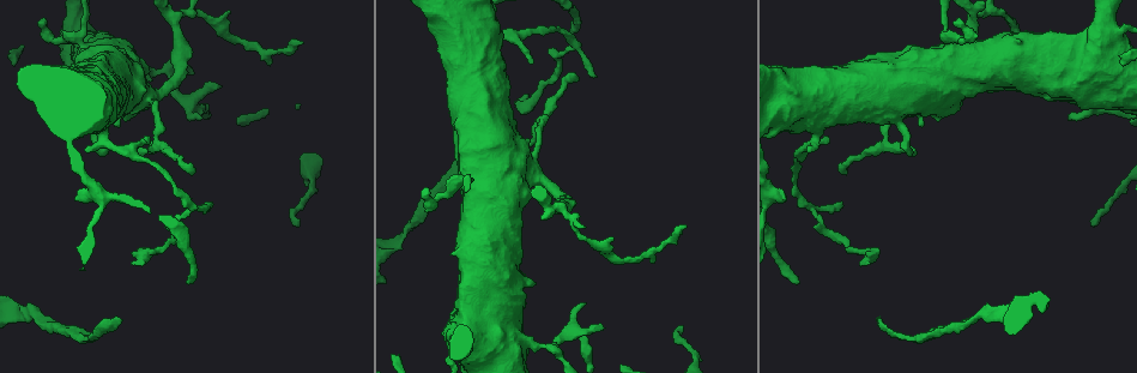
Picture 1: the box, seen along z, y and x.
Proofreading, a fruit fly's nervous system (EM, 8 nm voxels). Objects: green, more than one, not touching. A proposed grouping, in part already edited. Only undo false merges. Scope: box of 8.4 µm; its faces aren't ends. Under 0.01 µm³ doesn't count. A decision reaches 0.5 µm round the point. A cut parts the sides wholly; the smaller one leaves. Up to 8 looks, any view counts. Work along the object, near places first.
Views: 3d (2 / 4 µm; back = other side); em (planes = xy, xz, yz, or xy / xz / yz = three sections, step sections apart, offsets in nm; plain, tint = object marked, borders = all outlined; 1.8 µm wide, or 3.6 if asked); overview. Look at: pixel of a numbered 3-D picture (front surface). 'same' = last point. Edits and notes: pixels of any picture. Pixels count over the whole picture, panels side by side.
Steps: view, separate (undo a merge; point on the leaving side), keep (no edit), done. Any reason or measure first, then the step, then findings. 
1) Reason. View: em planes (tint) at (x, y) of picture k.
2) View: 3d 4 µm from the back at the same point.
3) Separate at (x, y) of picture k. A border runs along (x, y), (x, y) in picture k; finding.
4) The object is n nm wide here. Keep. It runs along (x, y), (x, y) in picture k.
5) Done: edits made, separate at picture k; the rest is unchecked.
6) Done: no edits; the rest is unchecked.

View: em 3.6 µm yz step 8 (tint) at (1101, 55) of picture 1.

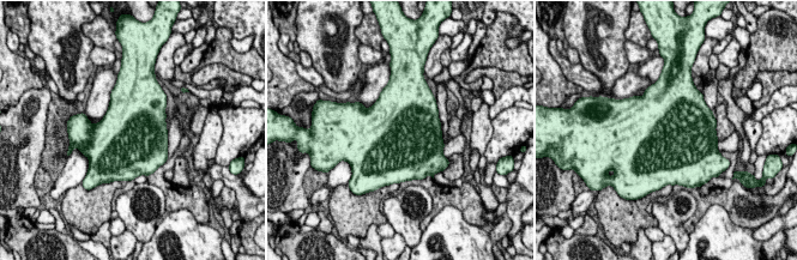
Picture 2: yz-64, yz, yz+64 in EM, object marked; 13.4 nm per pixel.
Keep. One neuron here.

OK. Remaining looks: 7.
Thick turns thin. View: em xy step 4 (tint) at (167, 71) of picture 1.

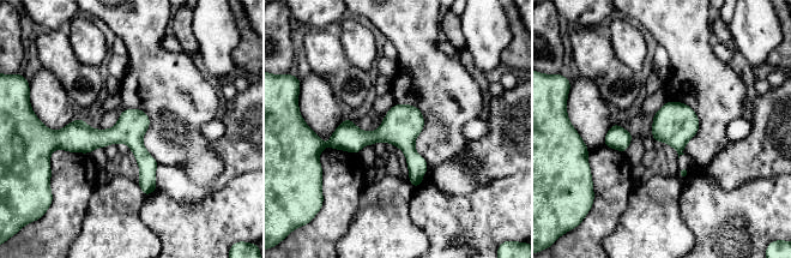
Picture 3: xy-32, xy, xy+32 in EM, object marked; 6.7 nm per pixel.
View: em planes (tint) at the same point.

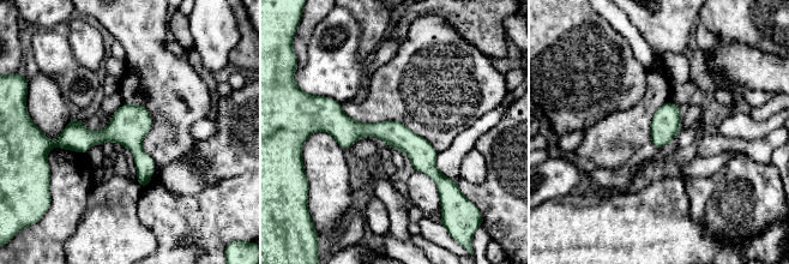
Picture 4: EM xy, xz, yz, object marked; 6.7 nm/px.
Keep. All the same neuron.

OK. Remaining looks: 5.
A narrow waist. View: 3d 4 µm at (663, 248) of picture 1.

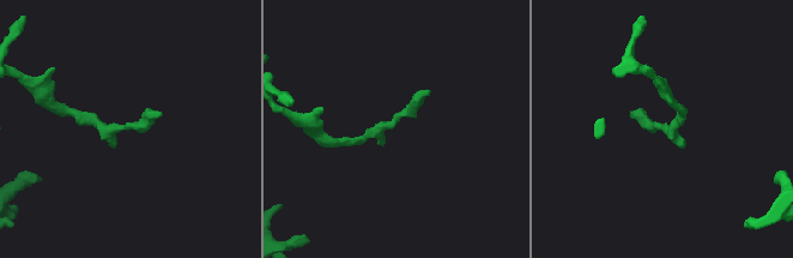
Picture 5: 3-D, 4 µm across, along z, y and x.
View: em planes (tint) at (393, 122) of picture 5.

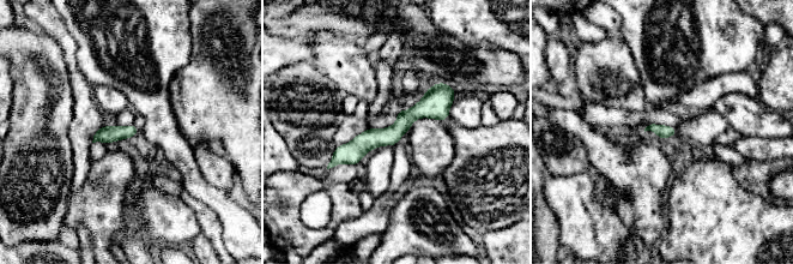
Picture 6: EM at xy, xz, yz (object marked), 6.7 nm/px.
Keep. Continuous, no second neuron.

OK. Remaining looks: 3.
Done: no edits; the rest is unchecked.

